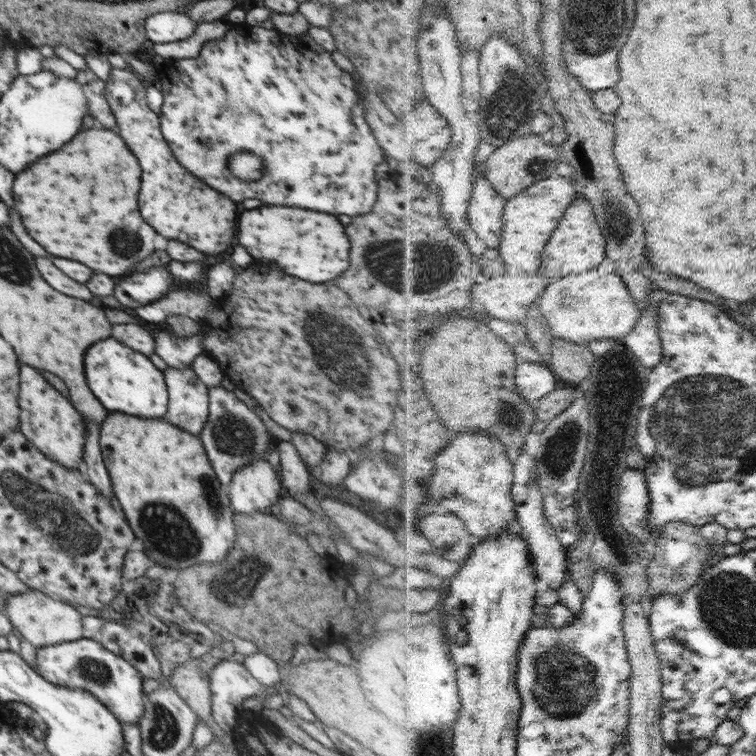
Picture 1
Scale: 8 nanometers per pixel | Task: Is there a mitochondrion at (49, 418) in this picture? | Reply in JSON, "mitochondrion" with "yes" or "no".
{"mitochondrion":"no"}

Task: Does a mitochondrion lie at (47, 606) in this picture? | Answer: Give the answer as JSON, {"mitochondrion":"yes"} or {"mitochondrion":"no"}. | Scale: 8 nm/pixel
{"mitochondrion":"no"}

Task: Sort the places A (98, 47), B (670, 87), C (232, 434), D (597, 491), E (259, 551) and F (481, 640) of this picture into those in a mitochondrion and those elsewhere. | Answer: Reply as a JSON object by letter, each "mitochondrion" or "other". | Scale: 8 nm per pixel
{"A":"other","B":"other","C":"mitochondrion","D":"mitochondrion","E":"other","F":"other"}

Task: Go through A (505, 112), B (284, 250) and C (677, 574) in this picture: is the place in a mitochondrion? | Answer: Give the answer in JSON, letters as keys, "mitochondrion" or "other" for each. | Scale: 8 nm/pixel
{"A":"mitochondrion","B":"other","C":"mitochondrion"}

